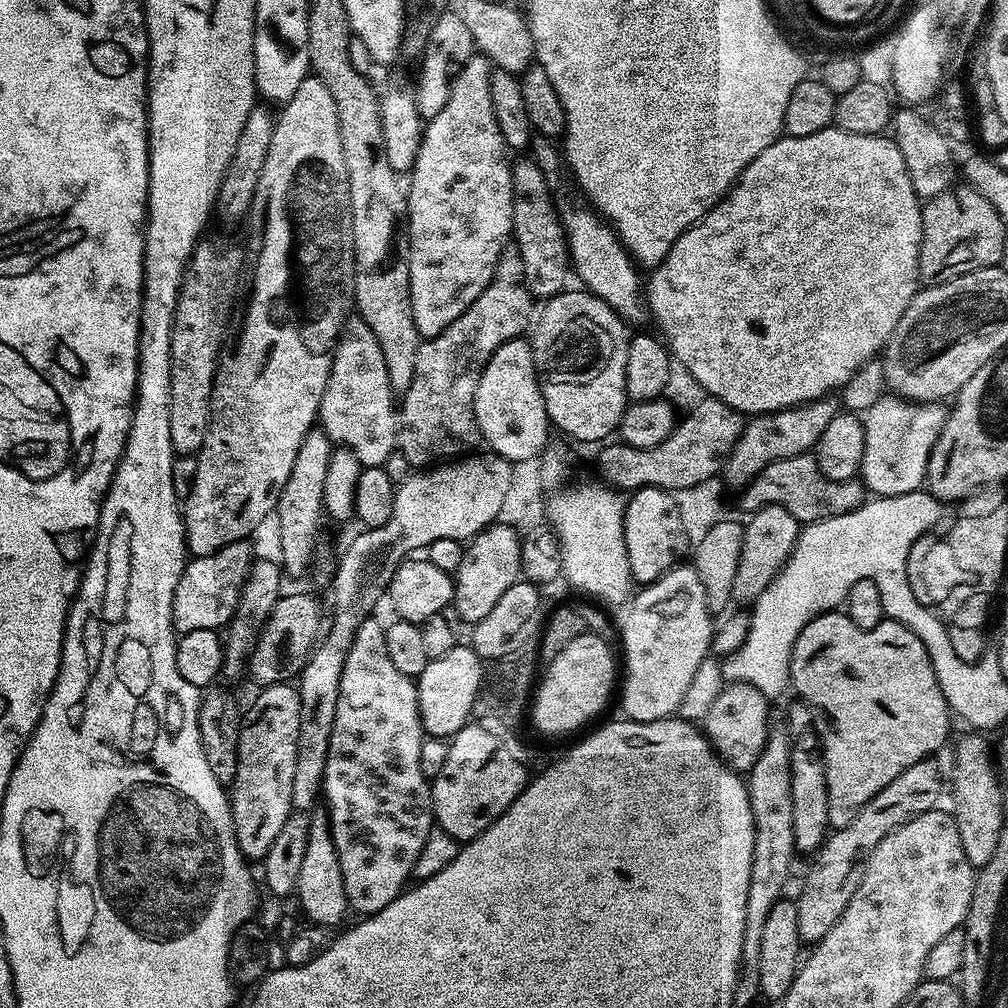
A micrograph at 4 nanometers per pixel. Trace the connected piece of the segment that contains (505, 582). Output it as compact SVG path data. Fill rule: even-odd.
M493 522L467 541L464 557L454 574L456 589L451 602L451 607L456 609L465 625L471 626L486 618L494 602L498 602L498 598L521 579L521 537L512 526Z

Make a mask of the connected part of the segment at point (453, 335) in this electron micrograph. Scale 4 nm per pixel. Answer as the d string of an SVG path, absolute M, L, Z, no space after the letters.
M509 242L486 290L446 330L420 343L414 382L410 382L410 390L406 390L398 408L398 452L406 456L413 469L424 470L463 457L481 443L474 398L482 370L498 346L529 331L534 316L532 303L534 297L524 281L520 251L515 242Z

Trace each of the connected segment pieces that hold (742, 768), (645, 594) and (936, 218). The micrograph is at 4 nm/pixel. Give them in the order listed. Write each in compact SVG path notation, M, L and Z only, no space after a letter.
M725 683L717 698L711 703L710 712L702 721L702 731L716 750L717 756L737 774L746 774L758 762L762 746L770 731L768 724L769 697L749 684Z
M677 566L652 584L643 585L627 608L624 660L622 656L624 693L620 696L623 715L638 722L667 720L679 709L694 674L710 656L714 616L708 610L704 587L691 566Z
M964 186L961 192L949 190L923 205L920 217L922 218L922 242L920 243L920 282L921 285L941 284L947 280L958 278L962 274L970 274L979 268L994 268L1001 263L1004 256L1004 228L1006 222L971 187Z

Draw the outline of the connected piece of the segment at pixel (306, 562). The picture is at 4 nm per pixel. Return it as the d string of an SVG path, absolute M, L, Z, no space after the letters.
M312 427L306 438L302 438L294 466L290 466L290 478L286 478L286 486L282 486L282 494L274 509L274 521L276 520L276 532L280 535L278 563L285 577L304 576L312 564L312 555L320 540L320 527L326 524L322 493L333 447L332 439L324 433L323 428Z

